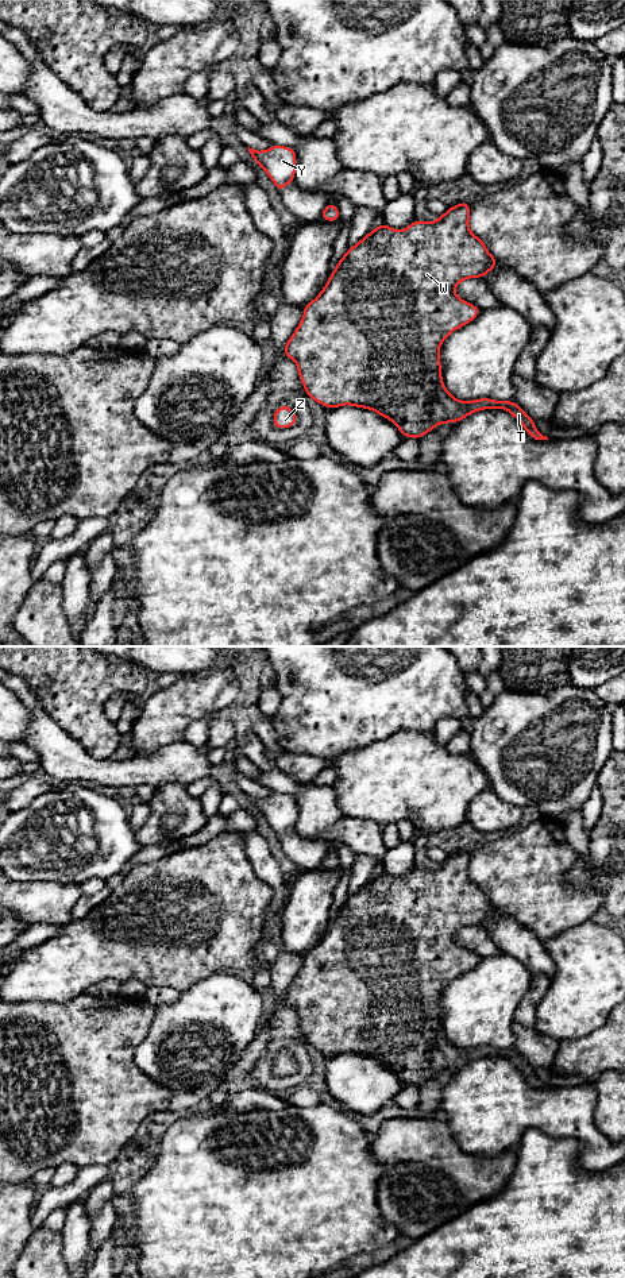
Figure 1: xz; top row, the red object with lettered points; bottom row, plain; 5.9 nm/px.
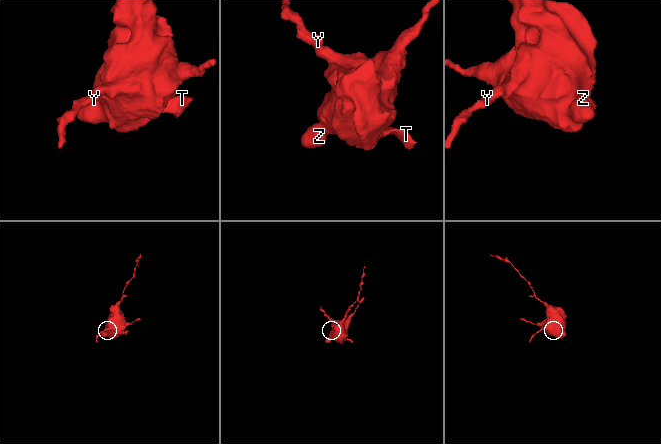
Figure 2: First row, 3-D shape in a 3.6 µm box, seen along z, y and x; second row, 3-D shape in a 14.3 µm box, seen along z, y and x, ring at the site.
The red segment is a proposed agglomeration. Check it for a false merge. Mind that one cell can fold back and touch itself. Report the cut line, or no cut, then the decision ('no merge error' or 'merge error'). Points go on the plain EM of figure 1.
cut none; no merge error

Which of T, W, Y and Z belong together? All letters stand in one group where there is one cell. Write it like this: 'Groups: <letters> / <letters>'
Groups: T W Y Z

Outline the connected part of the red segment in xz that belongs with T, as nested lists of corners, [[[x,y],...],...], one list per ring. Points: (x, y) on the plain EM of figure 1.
[[[470,849],[460,850],[455,854],[450,854],[444,862],[441,862],[436,869],[420,869],[413,868],[413,870],[402,879],[396,879],[390,876],[385,869],[373,879],[369,880],[362,888],[359,888],[354,895],[347,896],[347,900],[337,910],[333,920],[329,923],[325,934],[320,942],[304,953],[304,964],[298,974],[296,976],[292,985],[283,993],[283,1003],[296,1009],[298,1016],[298,1024],[304,1031],[304,1038],[309,1046],[321,1051],[328,1057],[352,1053],[355,1055],[370,1057],[377,1062],[394,1070],[397,1077],[404,1085],[420,1086],[429,1081],[436,1073],[447,1070],[458,1070],[464,1067],[468,1062],[477,1061],[483,1057],[504,1057],[508,1058],[513,1065],[516,1065],[524,1074],[525,1080],[535,1088],[548,1088],[543,1084],[533,1066],[528,1063],[514,1049],[495,1049],[491,1046],[479,1046],[475,1049],[460,1049],[452,1045],[445,1036],[441,1026],[441,1012],[440,1012],[440,992],[447,987],[455,977],[464,974],[471,970],[482,957],[471,953],[467,949],[460,947],[455,942],[455,935],[459,930],[468,927],[485,924],[491,919],[499,910],[487,899],[483,888],[475,884],[468,876],[470,868]]]

